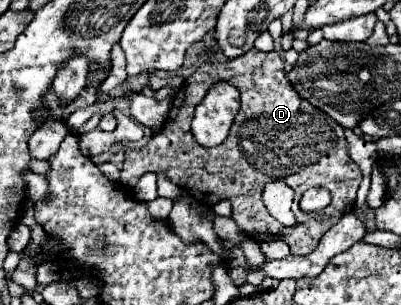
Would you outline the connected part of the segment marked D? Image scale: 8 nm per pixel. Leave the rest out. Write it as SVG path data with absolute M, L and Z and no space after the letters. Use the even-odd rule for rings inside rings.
M251 48L247 54L231 62L205 62L183 82L171 102L171 110L163 128L153 134L145 146L125 150L125 162L119 180L133 188L147 172L165 172L171 182L175 182L181 190L191 192L193 196L203 194L215 196L217 200L229 200L233 204L233 220L241 226L243 232L247 232L247 236L283 236L291 242L291 252L301 256L313 252L321 236L331 226L335 226L343 214L353 210L357 188L361 184L361 170L349 158L343 126L295 94L295 88L287 80L279 52L265 54L257 48ZM217 80L225 80L239 90L241 108L235 116L227 140L221 146L203 148L191 136L191 120L195 106L205 98L207 90ZM185 154L197 156L193 156L191 162L185 162ZM273 180L281 180L291 186L297 202L301 200L301 194L313 186L327 188L333 194L333 202L323 212L297 216L297 224L287 228L267 212L261 200L263 186Z

